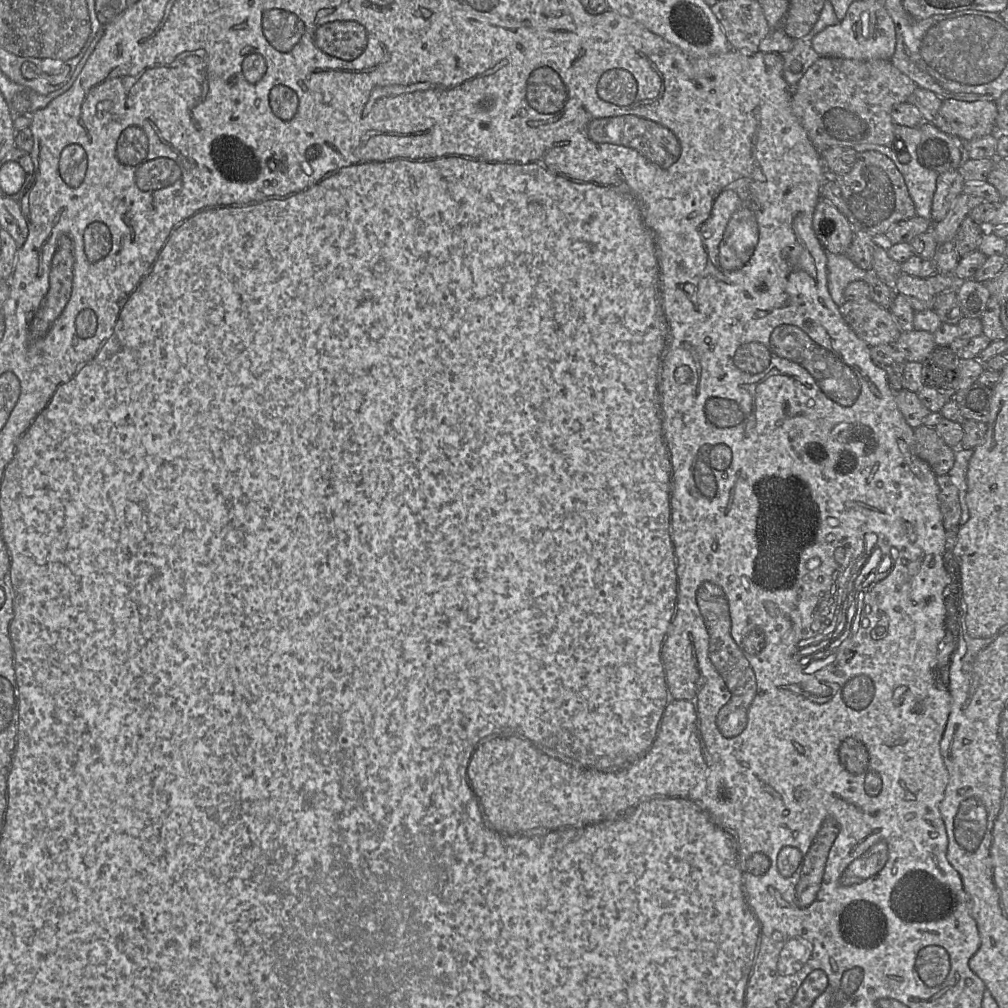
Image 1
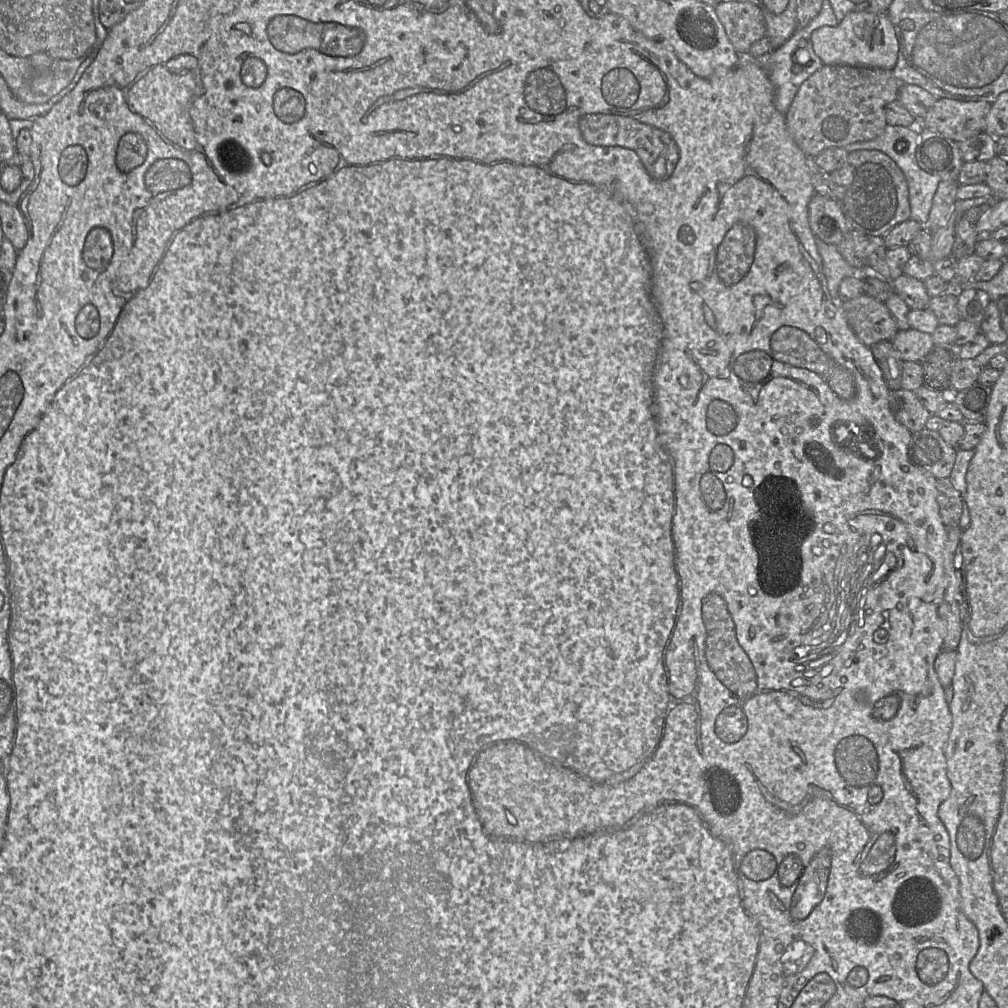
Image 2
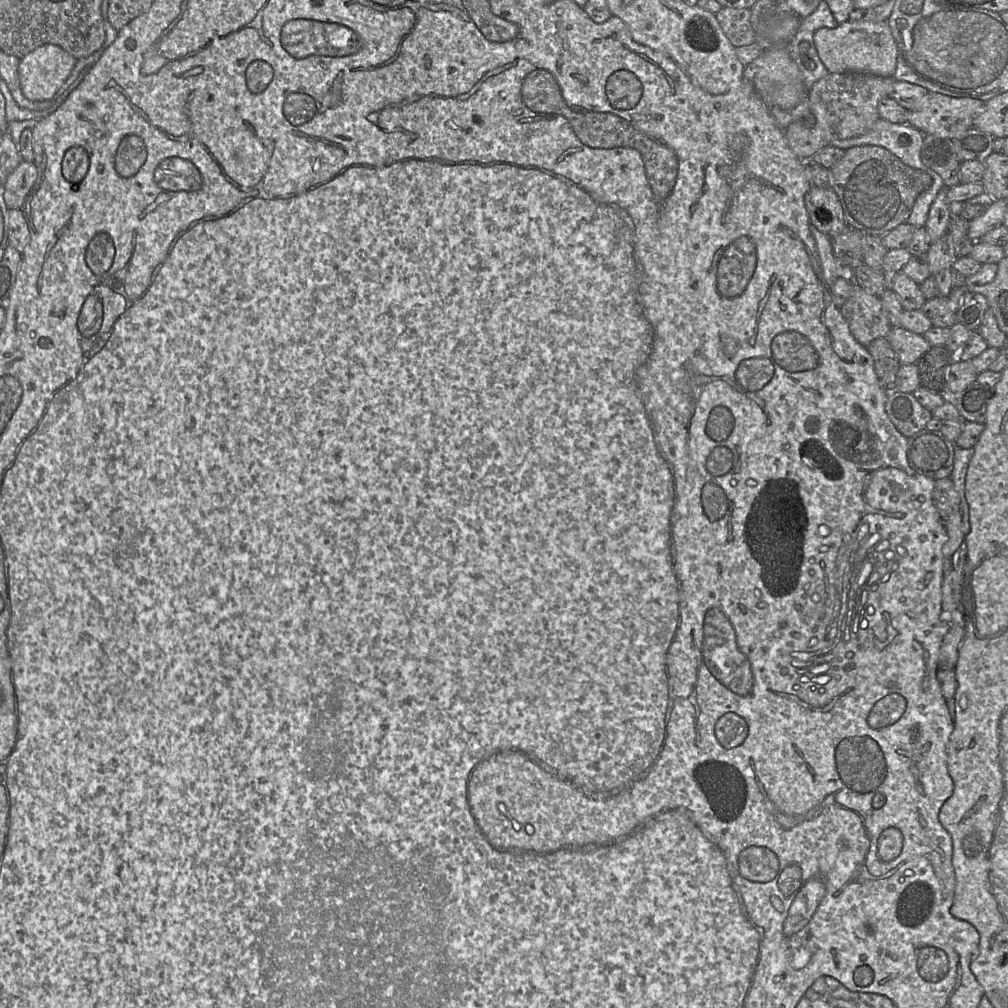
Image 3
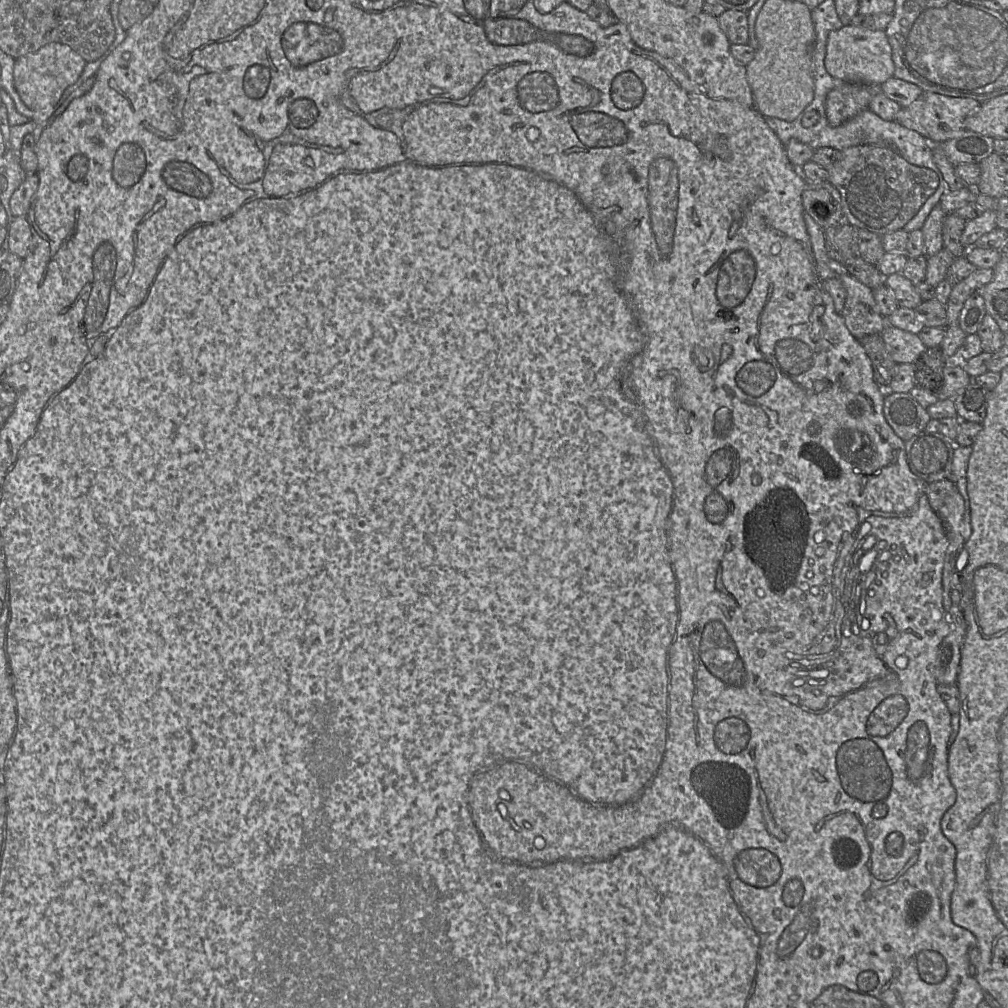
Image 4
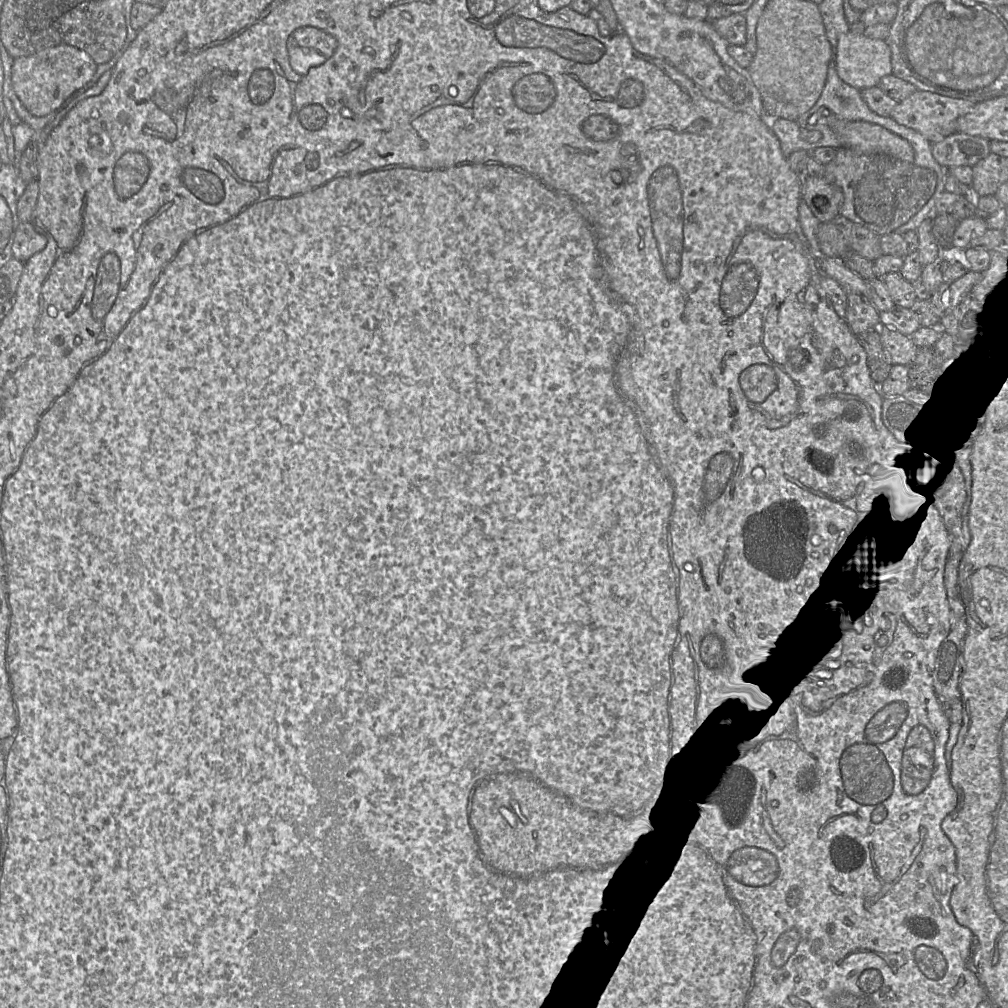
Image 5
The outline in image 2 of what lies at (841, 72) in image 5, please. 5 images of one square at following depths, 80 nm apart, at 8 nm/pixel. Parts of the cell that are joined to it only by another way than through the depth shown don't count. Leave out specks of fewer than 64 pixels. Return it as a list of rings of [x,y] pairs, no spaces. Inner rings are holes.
[[[849,12],[837,26],[823,26],[811,35],[813,50],[825,65],[849,65],[893,70],[899,43],[887,13]]]

